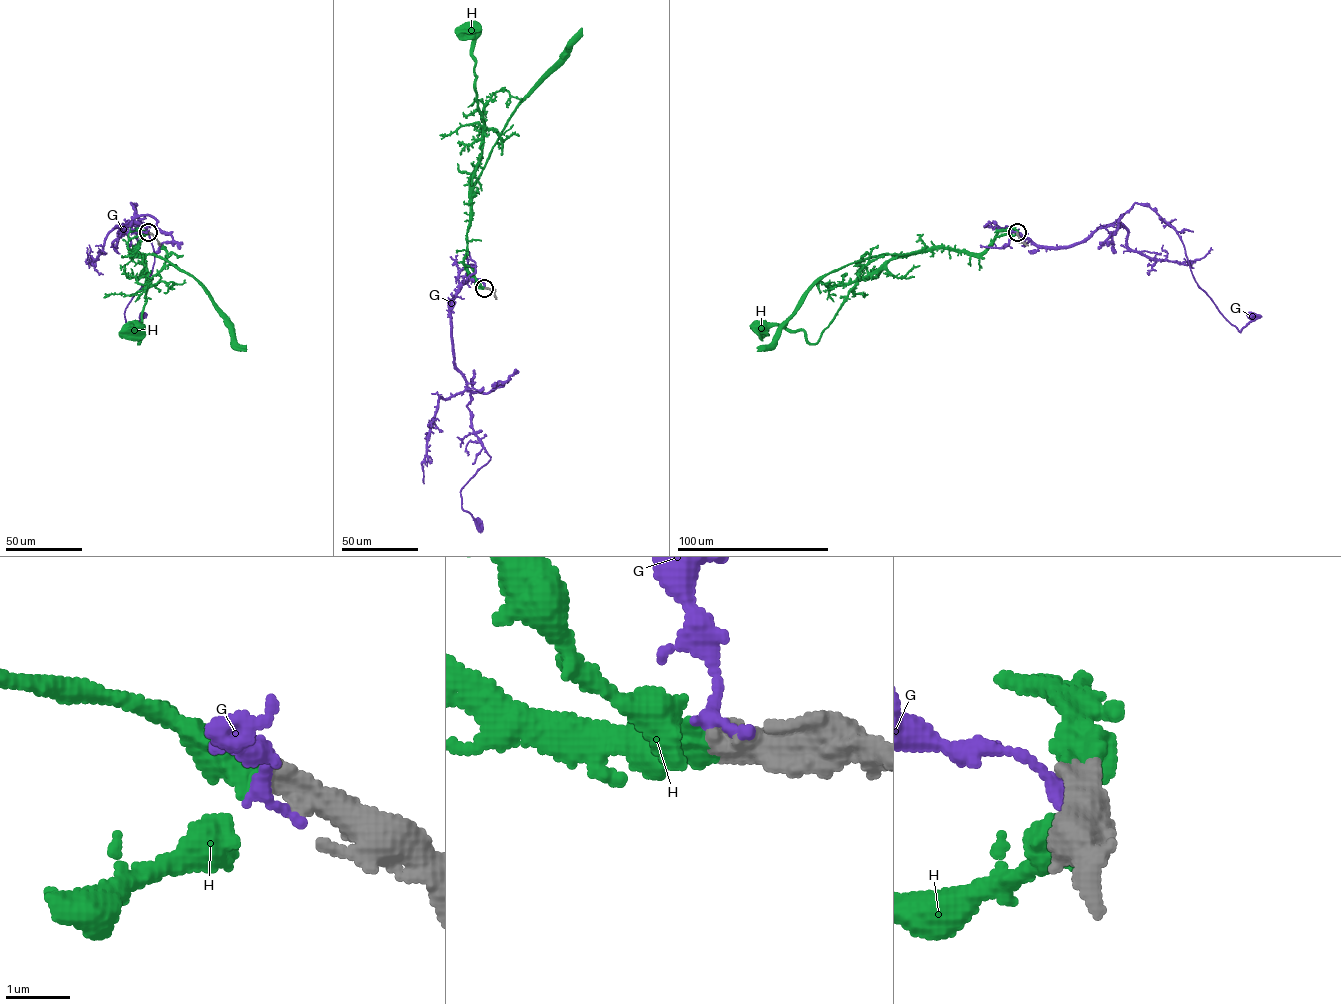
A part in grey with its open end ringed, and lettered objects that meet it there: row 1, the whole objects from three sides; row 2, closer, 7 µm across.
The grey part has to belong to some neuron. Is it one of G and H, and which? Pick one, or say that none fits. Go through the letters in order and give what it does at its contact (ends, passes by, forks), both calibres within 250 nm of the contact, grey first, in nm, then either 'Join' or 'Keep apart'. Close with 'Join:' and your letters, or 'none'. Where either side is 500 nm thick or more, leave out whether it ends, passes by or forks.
G: Thickness 600 nm (grey) against 220 nm. Keep apart
H: It passes by. Thickness 480 nm (grey) against 340 nm. Join
Join: H

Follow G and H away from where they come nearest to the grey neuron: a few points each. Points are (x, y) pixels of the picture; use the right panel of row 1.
G: (1017, 233), (1072, 246), (1147, 204), (1225, 318), (1239, 332), (1252, 315)
H: (1017, 232), (996, 237), (980, 253), (931, 248), (893, 257), (852, 288), (815, 343), (803, 330), (759, 329)

